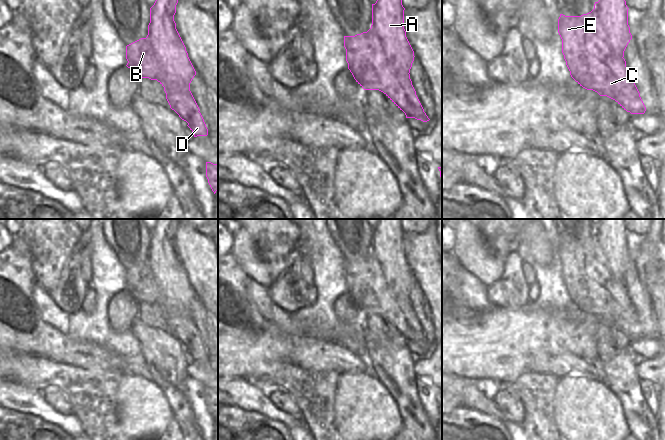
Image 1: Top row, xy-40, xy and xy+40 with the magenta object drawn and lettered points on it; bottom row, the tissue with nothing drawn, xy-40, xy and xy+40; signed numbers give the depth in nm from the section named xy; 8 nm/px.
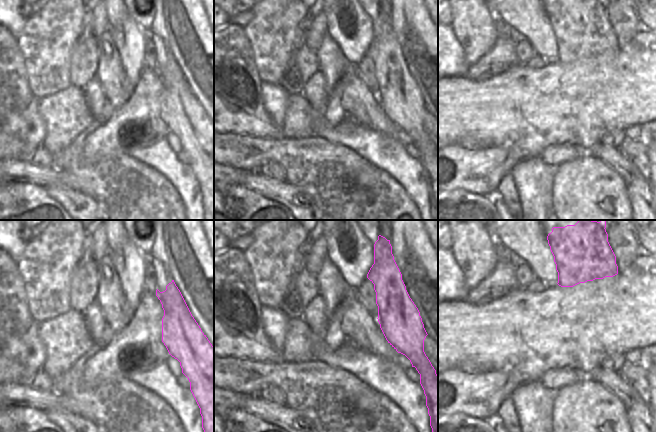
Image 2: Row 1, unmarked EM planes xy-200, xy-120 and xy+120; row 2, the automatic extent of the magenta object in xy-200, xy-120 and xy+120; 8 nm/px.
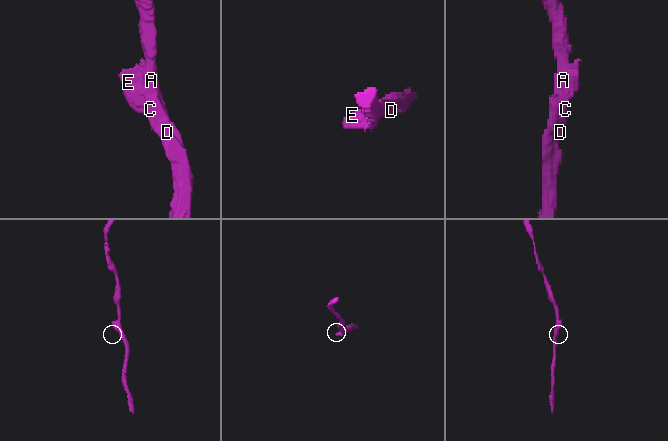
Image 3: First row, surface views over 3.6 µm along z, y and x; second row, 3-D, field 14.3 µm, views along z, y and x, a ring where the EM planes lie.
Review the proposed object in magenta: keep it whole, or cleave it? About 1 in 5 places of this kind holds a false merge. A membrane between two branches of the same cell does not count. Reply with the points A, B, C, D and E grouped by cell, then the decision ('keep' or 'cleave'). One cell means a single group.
A D / B C E; cleave

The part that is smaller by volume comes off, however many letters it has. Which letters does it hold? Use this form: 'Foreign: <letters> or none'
Foreign: B, C, E.

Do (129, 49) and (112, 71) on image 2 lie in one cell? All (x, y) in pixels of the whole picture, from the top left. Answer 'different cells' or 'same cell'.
different cells

